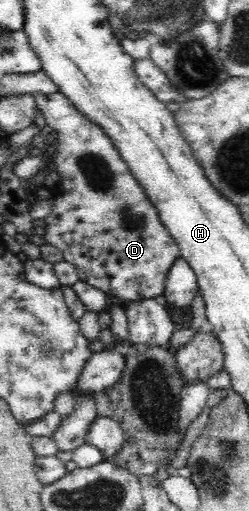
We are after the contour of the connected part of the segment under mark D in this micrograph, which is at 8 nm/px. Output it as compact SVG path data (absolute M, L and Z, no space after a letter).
M60 92L36 94L33 98L45 118L45 124L52 128L49 138L55 147L51 170L60 176L54 189L52 211L45 218L46 242L62 251L64 261L75 265L79 280L108 296L117 297L123 303L162 297L168 269L179 258L181 250L160 220L159 210L147 197L144 187L134 177L102 127L80 113Z

